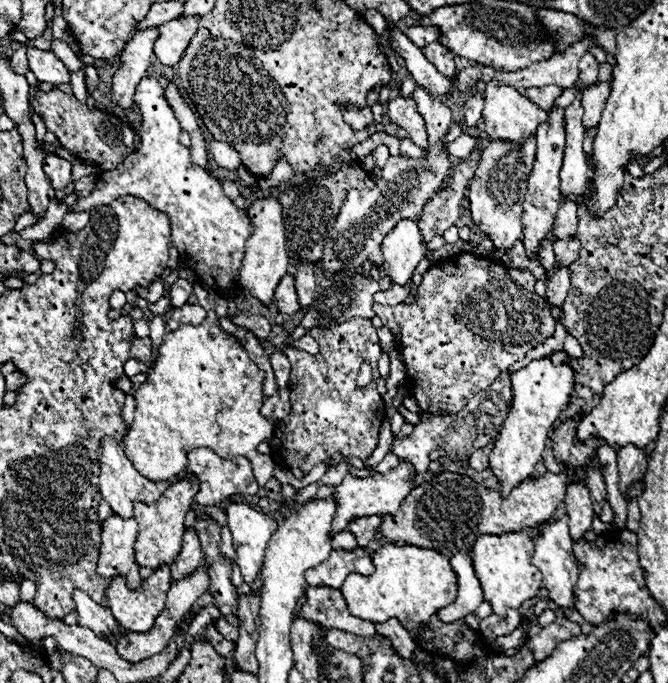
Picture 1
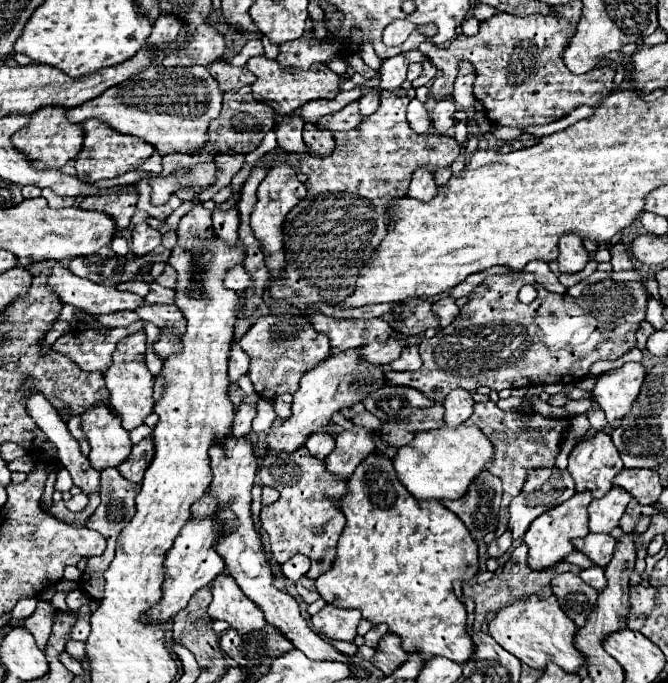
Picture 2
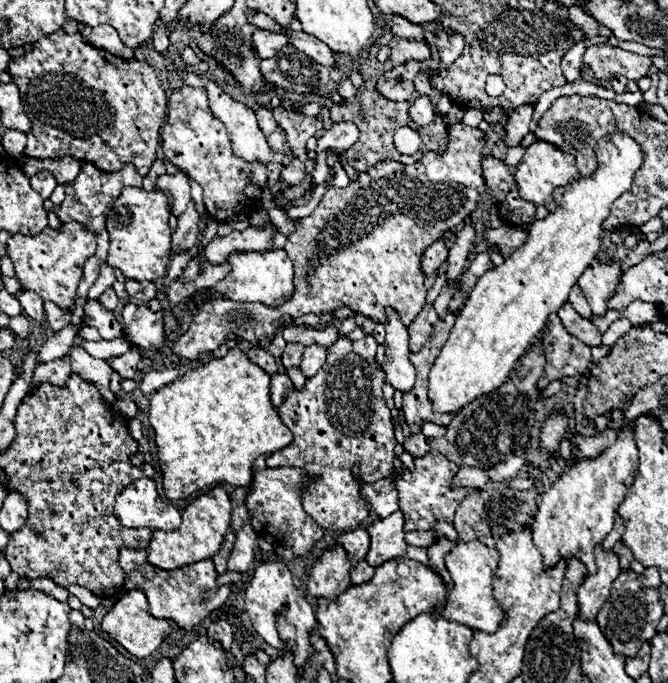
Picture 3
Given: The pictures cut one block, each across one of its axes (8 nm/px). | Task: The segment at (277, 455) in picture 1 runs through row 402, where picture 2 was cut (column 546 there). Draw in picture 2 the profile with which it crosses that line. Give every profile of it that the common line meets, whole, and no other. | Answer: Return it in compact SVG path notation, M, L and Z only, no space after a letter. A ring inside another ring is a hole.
M524 272L514 276L488 276L474 288L474 292L468 294L468 304L460 308L458 318L450 326L440 328L434 338L422 340L422 368L414 372L390 370L386 372L386 382L390 386L416 388L434 402L442 402L442 398L446 398L446 394L454 388L472 392L480 386L486 386L500 392L504 388L528 388L536 384L574 384L588 374L594 362L616 360L636 346L636 330L646 316L648 302L648 292L640 282L614 282L606 278L596 286L588 286L578 298L572 298L570 294L552 294L536 286L538 296L532 304L522 304L518 300L518 290L524 284L534 286L534 274Z

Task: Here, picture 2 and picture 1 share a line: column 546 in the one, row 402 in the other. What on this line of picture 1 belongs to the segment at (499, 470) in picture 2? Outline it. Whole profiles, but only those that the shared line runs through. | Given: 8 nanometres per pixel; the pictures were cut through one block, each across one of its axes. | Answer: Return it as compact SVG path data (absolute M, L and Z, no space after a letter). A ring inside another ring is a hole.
M460 254L452 260L438 262L424 272L412 304L374 304L374 312L382 318L384 326L390 328L394 336L400 336L398 350L406 366L404 384L422 412L436 416L456 414L480 390L490 388L502 370L522 360L532 348L554 334L556 320L550 314L548 302L534 294L534 282L536 278L530 270L516 270L510 266L494 264L488 258Z

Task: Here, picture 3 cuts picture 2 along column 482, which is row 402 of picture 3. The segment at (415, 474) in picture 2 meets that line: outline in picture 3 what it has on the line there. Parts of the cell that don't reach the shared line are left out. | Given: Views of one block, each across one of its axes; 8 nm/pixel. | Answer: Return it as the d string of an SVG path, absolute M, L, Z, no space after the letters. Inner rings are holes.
M614 132L594 146L594 154L598 162L596 172L590 176L580 176L578 180L556 188L554 200L558 204L558 210L548 212L544 220L532 222L532 226L528 228L526 242L510 256L506 256L500 266L488 270L488 274L478 278L478 282L474 284L466 300L466 306L456 318L456 324L452 326L450 336L442 346L430 372L430 400L434 402L434 410L458 412L474 398L502 386L508 380L514 366L518 364L520 356L532 346L540 330L546 326L546 318L558 312L558 308L562 308L564 302L568 302L568 294L576 284L576 280L580 278L582 270L586 270L590 262L596 258L604 238L602 222L610 216L612 204L626 190L630 190L634 174L644 162L644 152L632 136L624 132Z

